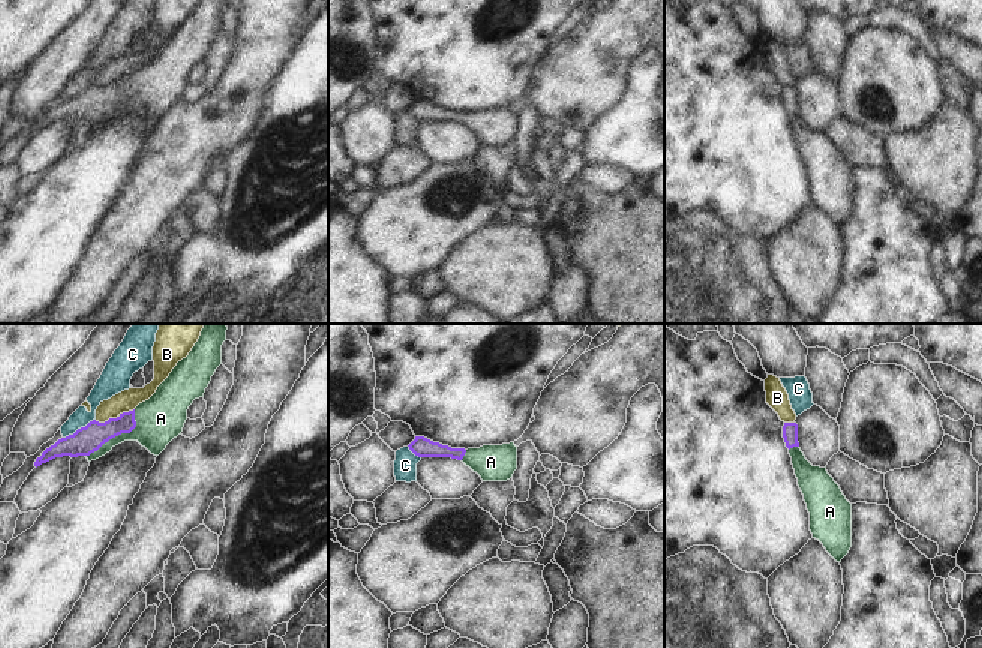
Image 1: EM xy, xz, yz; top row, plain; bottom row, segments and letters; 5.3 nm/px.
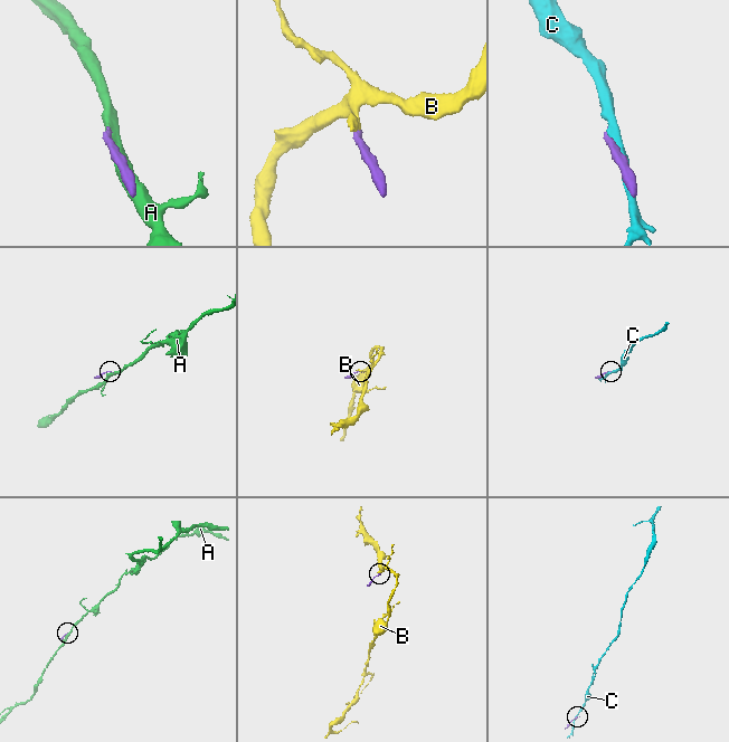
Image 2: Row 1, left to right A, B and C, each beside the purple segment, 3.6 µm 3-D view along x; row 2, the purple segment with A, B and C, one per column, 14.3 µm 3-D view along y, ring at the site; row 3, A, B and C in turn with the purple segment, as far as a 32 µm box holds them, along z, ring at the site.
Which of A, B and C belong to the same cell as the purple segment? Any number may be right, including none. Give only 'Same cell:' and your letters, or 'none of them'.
Same cell: A

